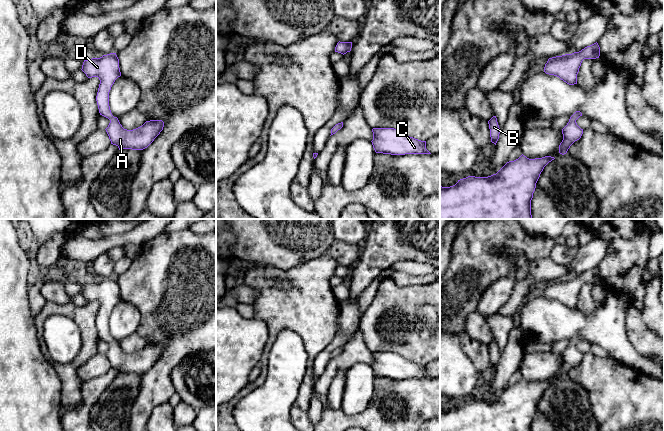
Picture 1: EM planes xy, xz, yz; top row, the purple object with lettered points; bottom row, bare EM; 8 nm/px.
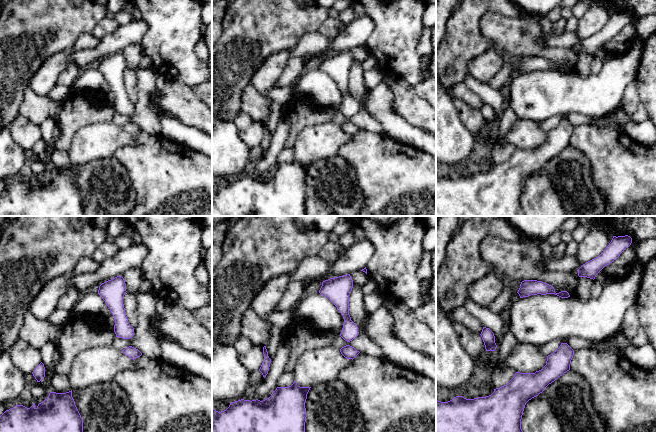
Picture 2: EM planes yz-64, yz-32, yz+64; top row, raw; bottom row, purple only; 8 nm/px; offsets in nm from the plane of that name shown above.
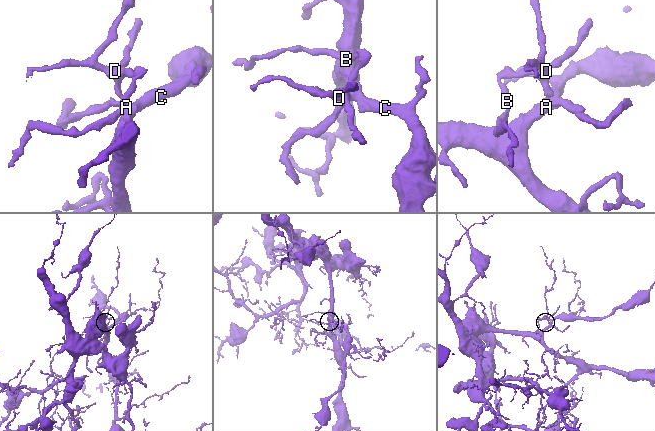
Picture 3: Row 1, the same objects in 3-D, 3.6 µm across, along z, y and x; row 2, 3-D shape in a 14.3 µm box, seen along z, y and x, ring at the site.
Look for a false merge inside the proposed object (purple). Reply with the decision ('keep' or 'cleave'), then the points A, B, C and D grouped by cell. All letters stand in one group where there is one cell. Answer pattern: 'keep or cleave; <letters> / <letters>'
keep; A B C D

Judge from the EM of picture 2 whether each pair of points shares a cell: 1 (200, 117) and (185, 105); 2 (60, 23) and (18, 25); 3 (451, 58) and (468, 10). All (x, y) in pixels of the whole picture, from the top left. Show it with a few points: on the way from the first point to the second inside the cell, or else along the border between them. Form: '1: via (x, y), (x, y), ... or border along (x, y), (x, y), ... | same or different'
1: via (196, 113), (189, 108) | same
2: via (50, 23), (28, 25) | same
3: via (459, 46), (463, 41), (464, 22) | same

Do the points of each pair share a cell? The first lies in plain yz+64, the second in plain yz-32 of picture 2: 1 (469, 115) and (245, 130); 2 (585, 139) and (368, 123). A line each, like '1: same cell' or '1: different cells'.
1: same cell
2: different cells

